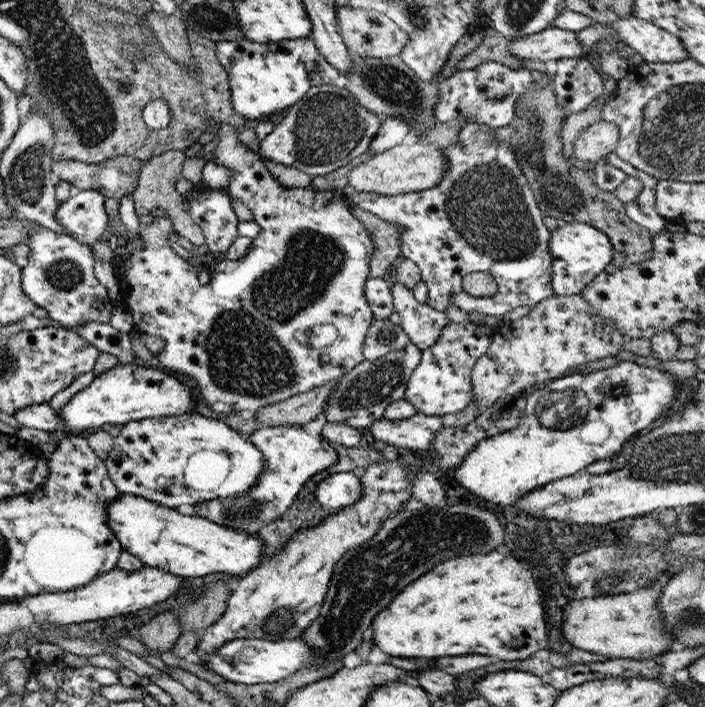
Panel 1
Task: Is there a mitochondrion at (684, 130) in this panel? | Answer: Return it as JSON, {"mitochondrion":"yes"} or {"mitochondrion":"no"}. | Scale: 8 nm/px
{"mitochondrion":"yes"}

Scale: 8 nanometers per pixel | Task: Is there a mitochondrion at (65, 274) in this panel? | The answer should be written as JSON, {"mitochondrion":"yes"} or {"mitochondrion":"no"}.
{"mitochondrion":"yes"}

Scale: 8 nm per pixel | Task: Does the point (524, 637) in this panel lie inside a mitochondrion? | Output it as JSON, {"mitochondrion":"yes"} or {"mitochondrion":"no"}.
{"mitochondrion":"no"}

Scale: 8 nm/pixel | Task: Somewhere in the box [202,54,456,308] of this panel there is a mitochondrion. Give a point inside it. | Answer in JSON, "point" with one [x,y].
{"point":[329,128]}

